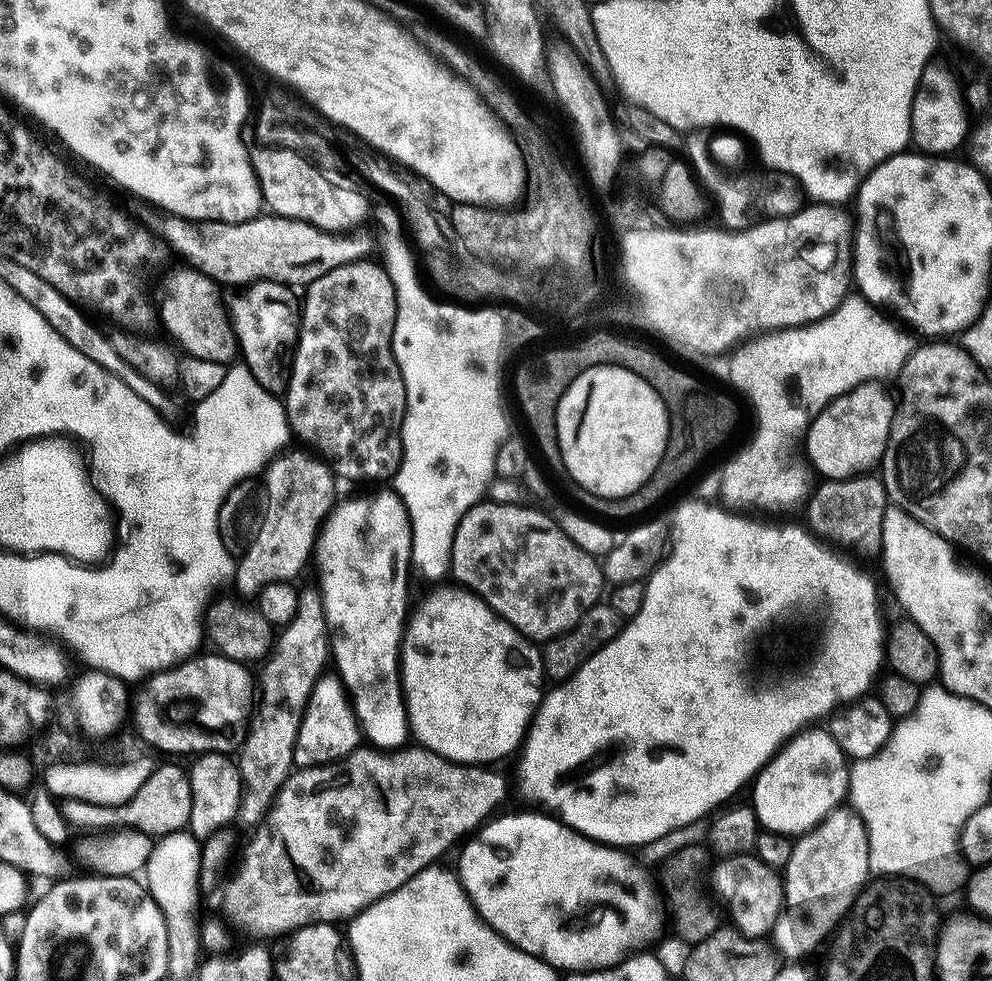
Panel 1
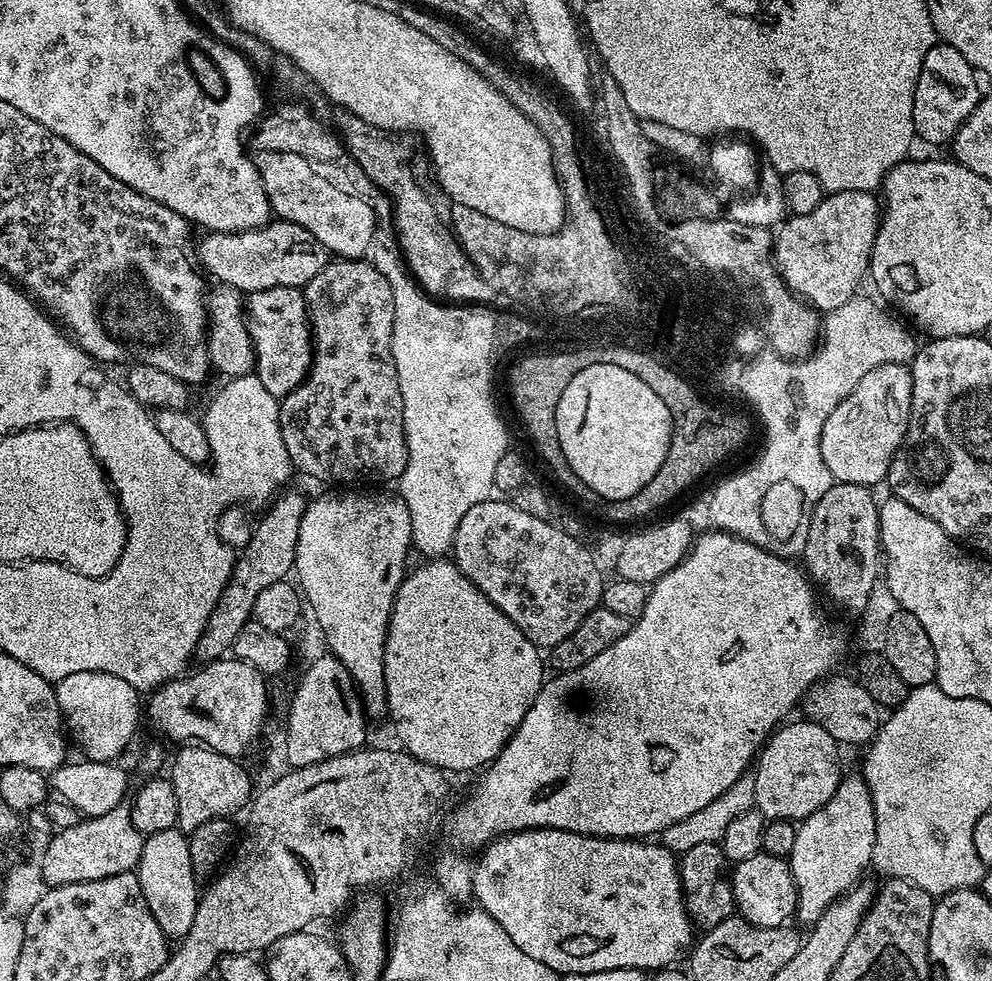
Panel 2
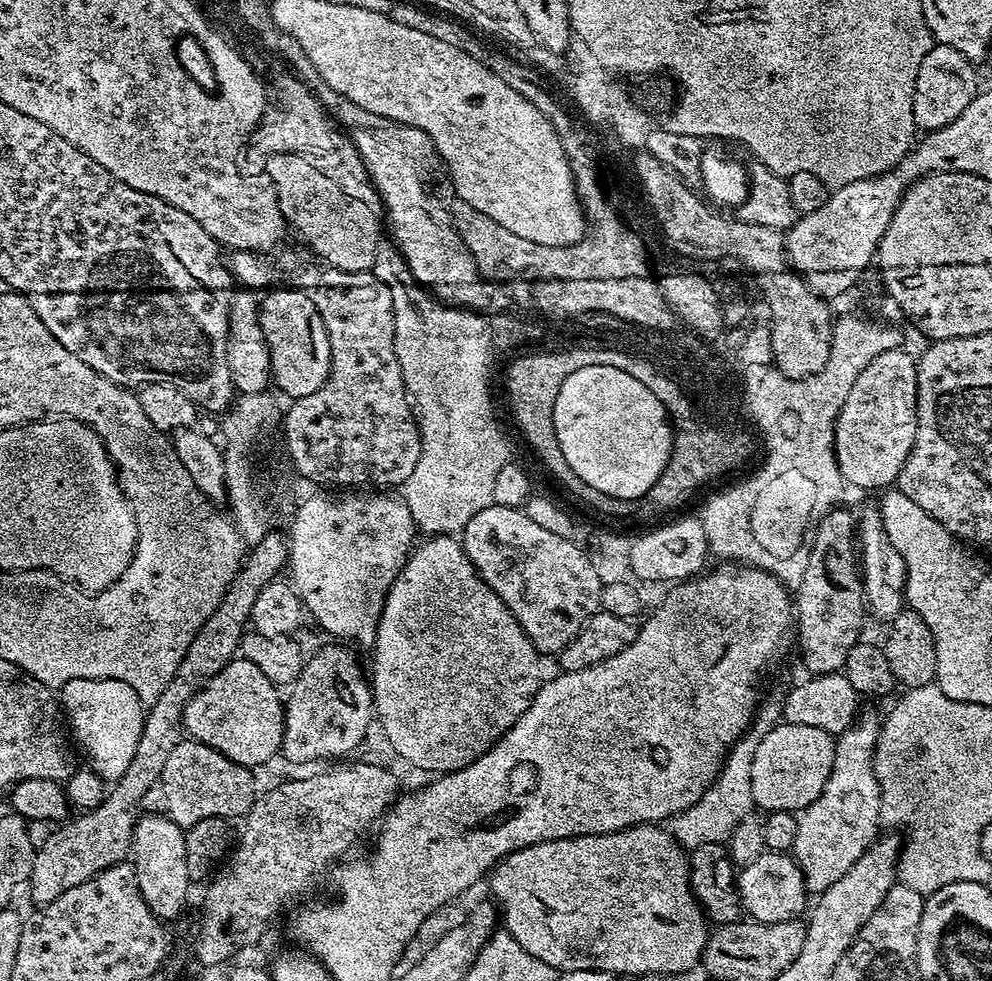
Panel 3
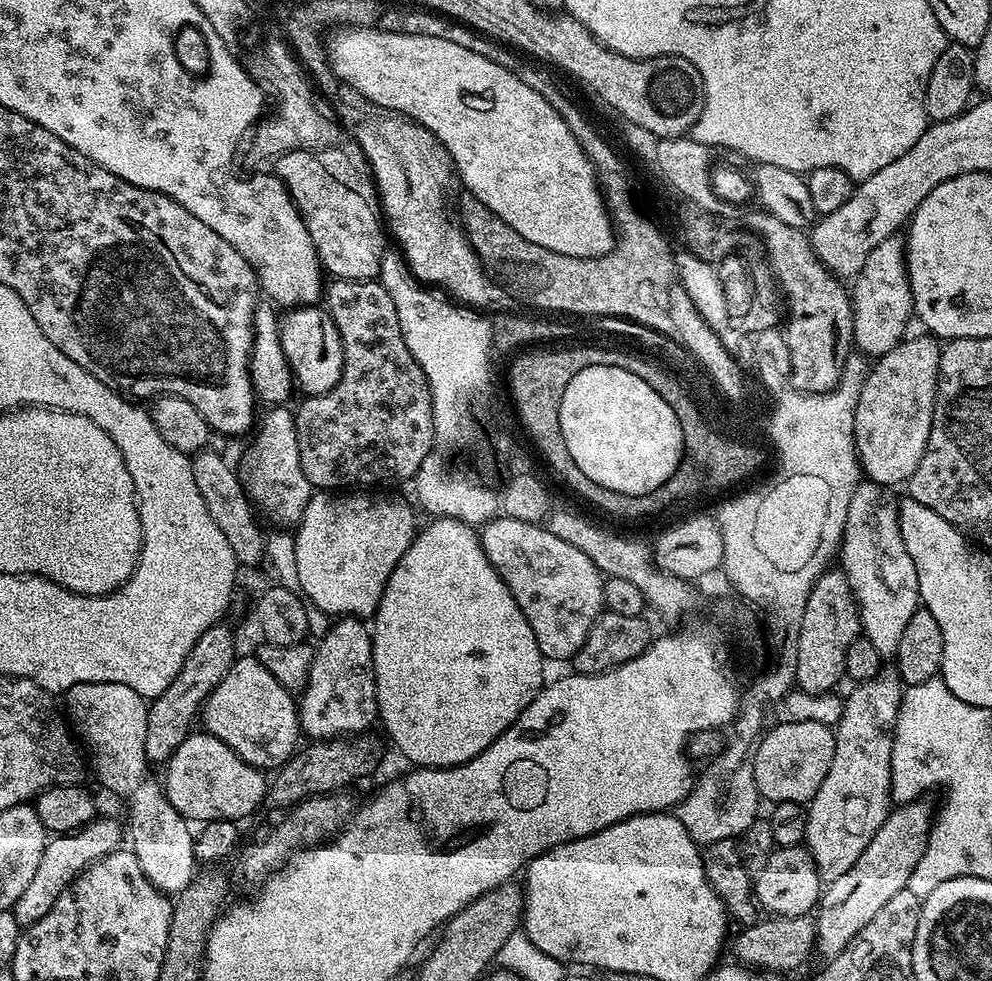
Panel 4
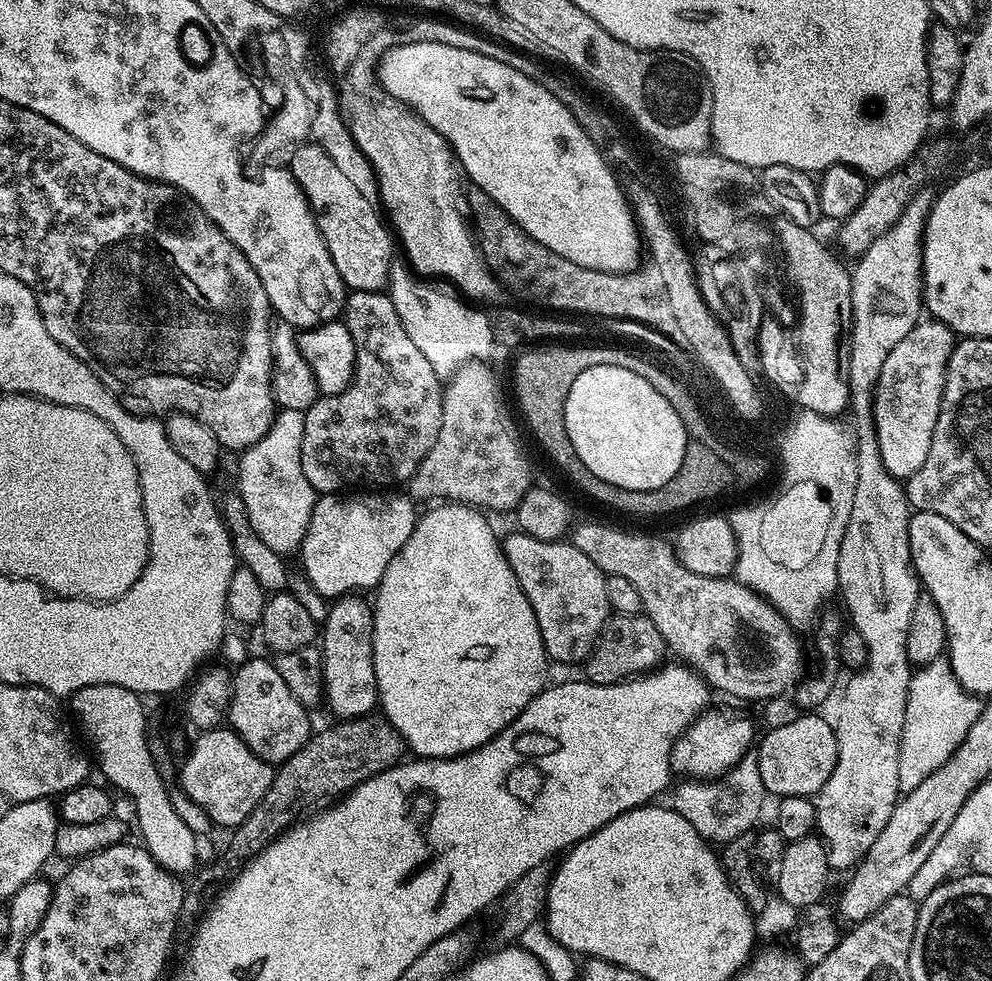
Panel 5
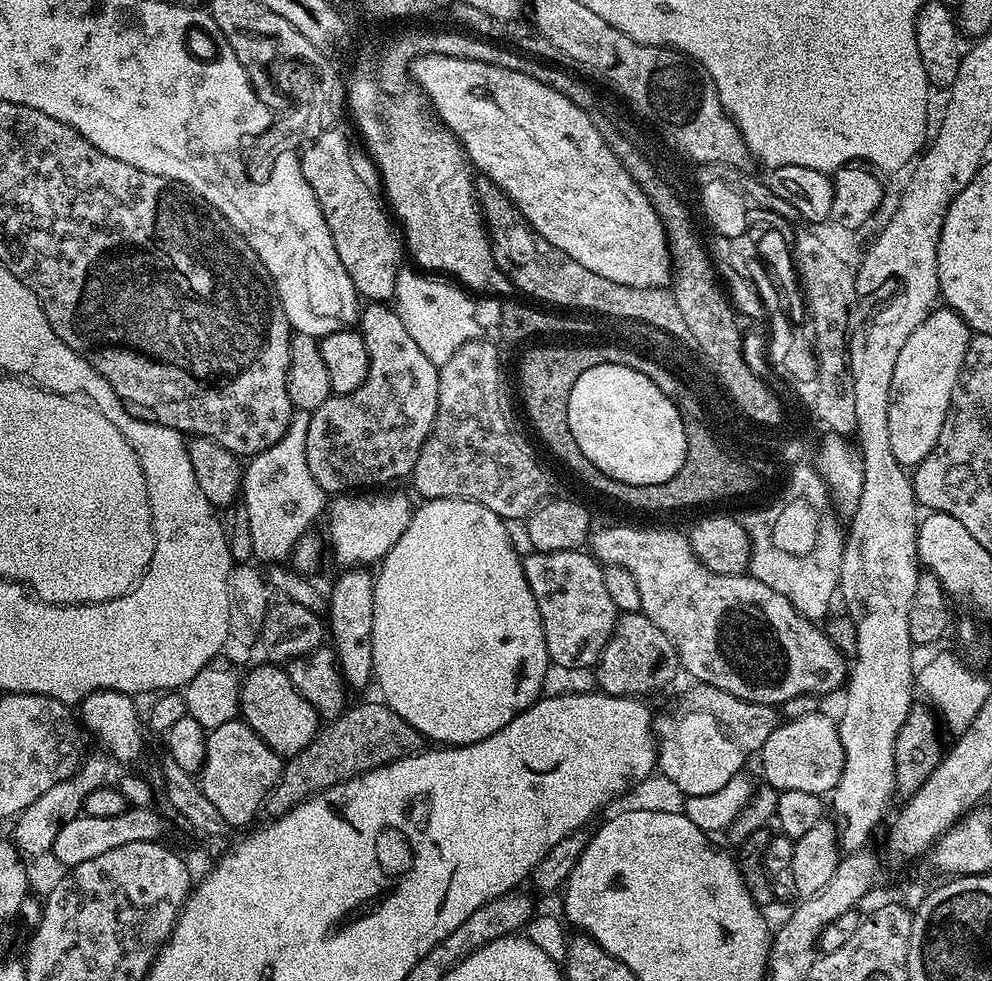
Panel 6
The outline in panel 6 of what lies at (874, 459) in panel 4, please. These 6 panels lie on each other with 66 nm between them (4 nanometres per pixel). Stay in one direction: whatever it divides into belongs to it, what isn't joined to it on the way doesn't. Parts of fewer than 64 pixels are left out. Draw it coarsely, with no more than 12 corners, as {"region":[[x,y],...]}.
{"region":[[937,306],[894,362],[890,450],[938,442],[973,335]]}

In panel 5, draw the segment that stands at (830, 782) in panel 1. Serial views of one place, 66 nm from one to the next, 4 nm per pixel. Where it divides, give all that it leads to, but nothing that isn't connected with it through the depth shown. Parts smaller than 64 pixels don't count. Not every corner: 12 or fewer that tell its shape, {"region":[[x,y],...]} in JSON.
{"region":[[831,724],[768,728],[754,764],[765,793],[815,797],[836,765]]}

